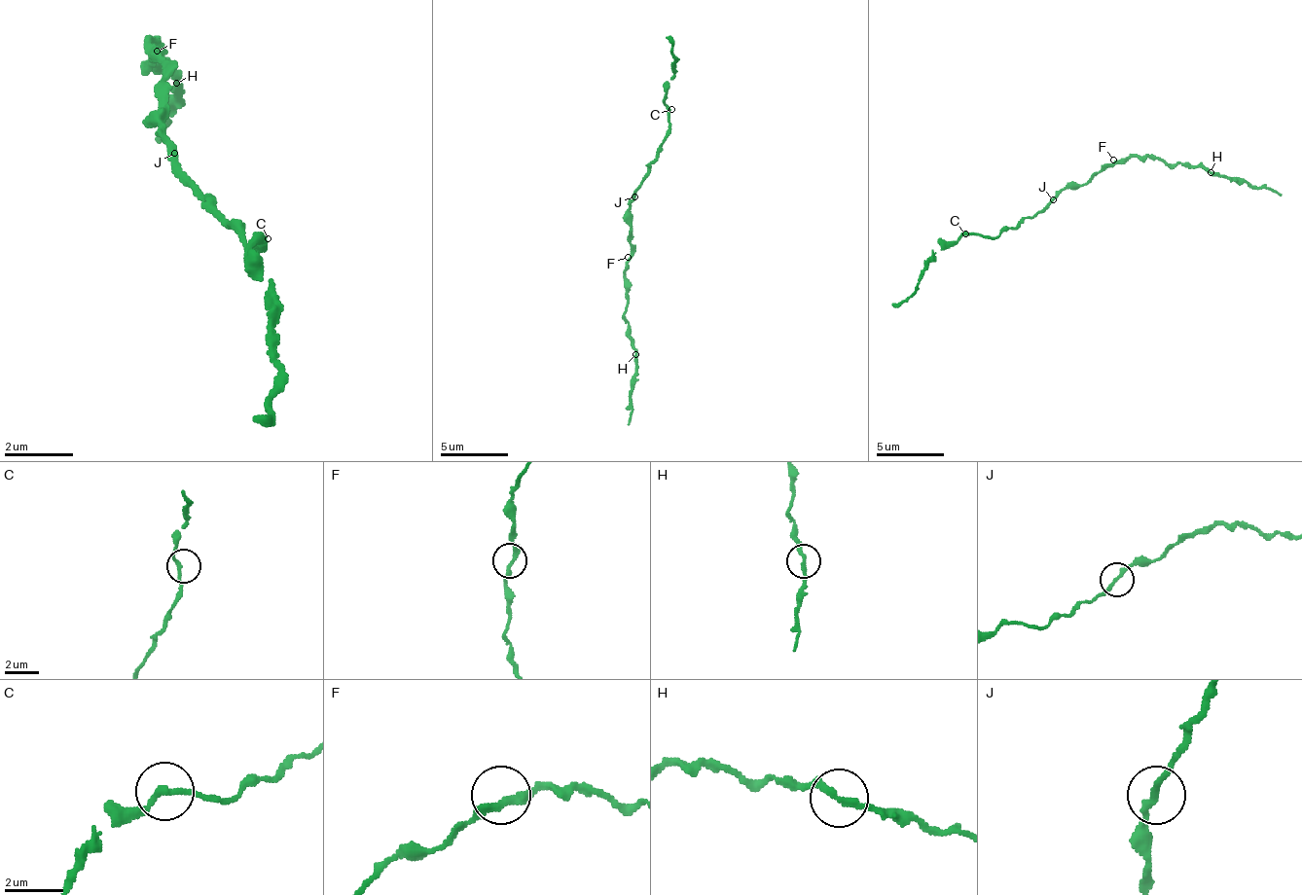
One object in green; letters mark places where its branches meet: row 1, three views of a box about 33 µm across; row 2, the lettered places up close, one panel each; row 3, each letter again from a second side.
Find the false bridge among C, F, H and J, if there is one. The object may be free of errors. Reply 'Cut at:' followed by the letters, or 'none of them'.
Cut at: none of them

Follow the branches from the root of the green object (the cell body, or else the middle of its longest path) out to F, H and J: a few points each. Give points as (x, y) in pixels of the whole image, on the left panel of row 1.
F: (165, 127), (165, 59), (157, 51)
H: (165, 127), (165, 67), (148, 51), (157, 42), (157, 51), (148, 59), (174, 76), (174, 85)
J: (165, 127), (165, 145), (174, 153)

